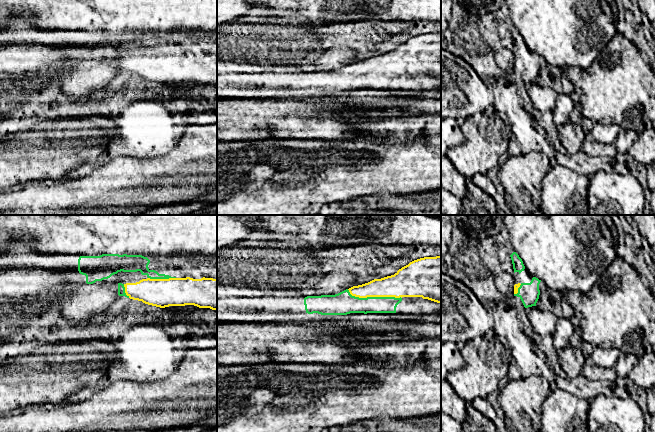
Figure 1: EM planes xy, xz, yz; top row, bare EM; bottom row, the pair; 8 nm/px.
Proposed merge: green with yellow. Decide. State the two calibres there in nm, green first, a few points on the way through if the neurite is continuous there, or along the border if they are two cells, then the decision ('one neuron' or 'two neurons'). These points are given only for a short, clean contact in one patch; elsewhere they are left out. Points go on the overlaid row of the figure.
calibres 180 and 200 nm; one neuron

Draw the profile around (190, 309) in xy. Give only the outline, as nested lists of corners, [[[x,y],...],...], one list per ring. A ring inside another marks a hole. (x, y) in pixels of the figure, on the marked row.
[[[185,305],[185,306],[169,306],[162,308],[162,315],[165,317],[167,315],[167,311],[169,311],[172,315],[179,313],[188,313],[193,314],[196,310],[201,309],[194,305]]]

